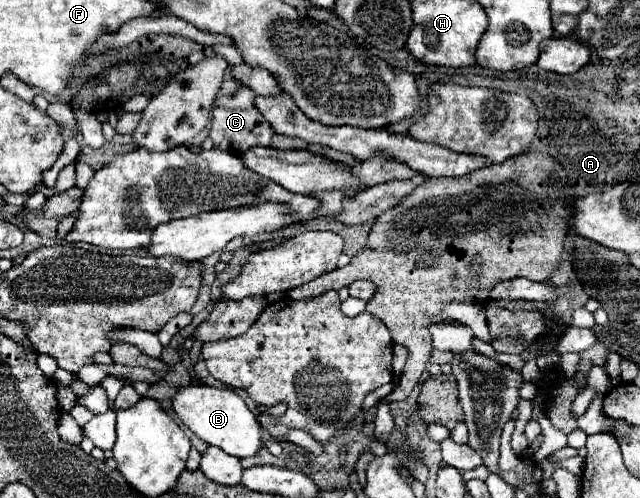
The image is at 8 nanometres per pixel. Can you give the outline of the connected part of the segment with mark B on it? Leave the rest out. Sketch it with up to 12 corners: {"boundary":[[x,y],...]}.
{"boundary":[[188,384],[178,418],[236,458],[262,446],[260,424],[230,388]]}

